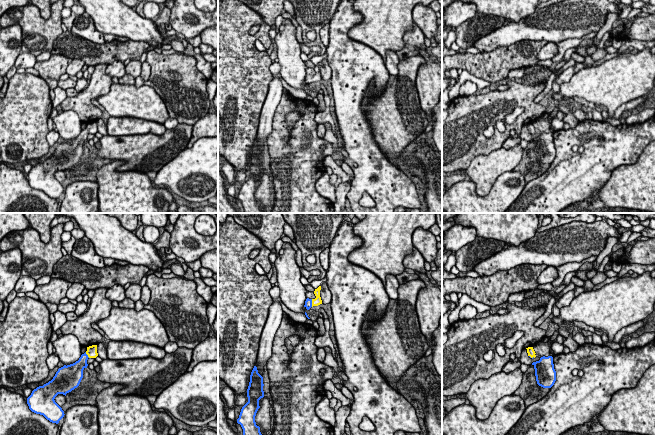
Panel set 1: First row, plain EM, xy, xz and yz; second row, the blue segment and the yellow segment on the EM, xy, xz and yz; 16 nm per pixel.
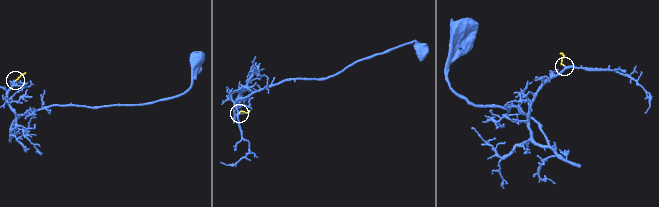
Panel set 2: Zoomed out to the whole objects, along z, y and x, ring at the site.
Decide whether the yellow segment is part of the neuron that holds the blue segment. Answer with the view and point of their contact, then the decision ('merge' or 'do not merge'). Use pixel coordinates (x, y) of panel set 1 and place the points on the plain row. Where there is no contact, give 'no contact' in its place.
xz (311, 79) | merge

